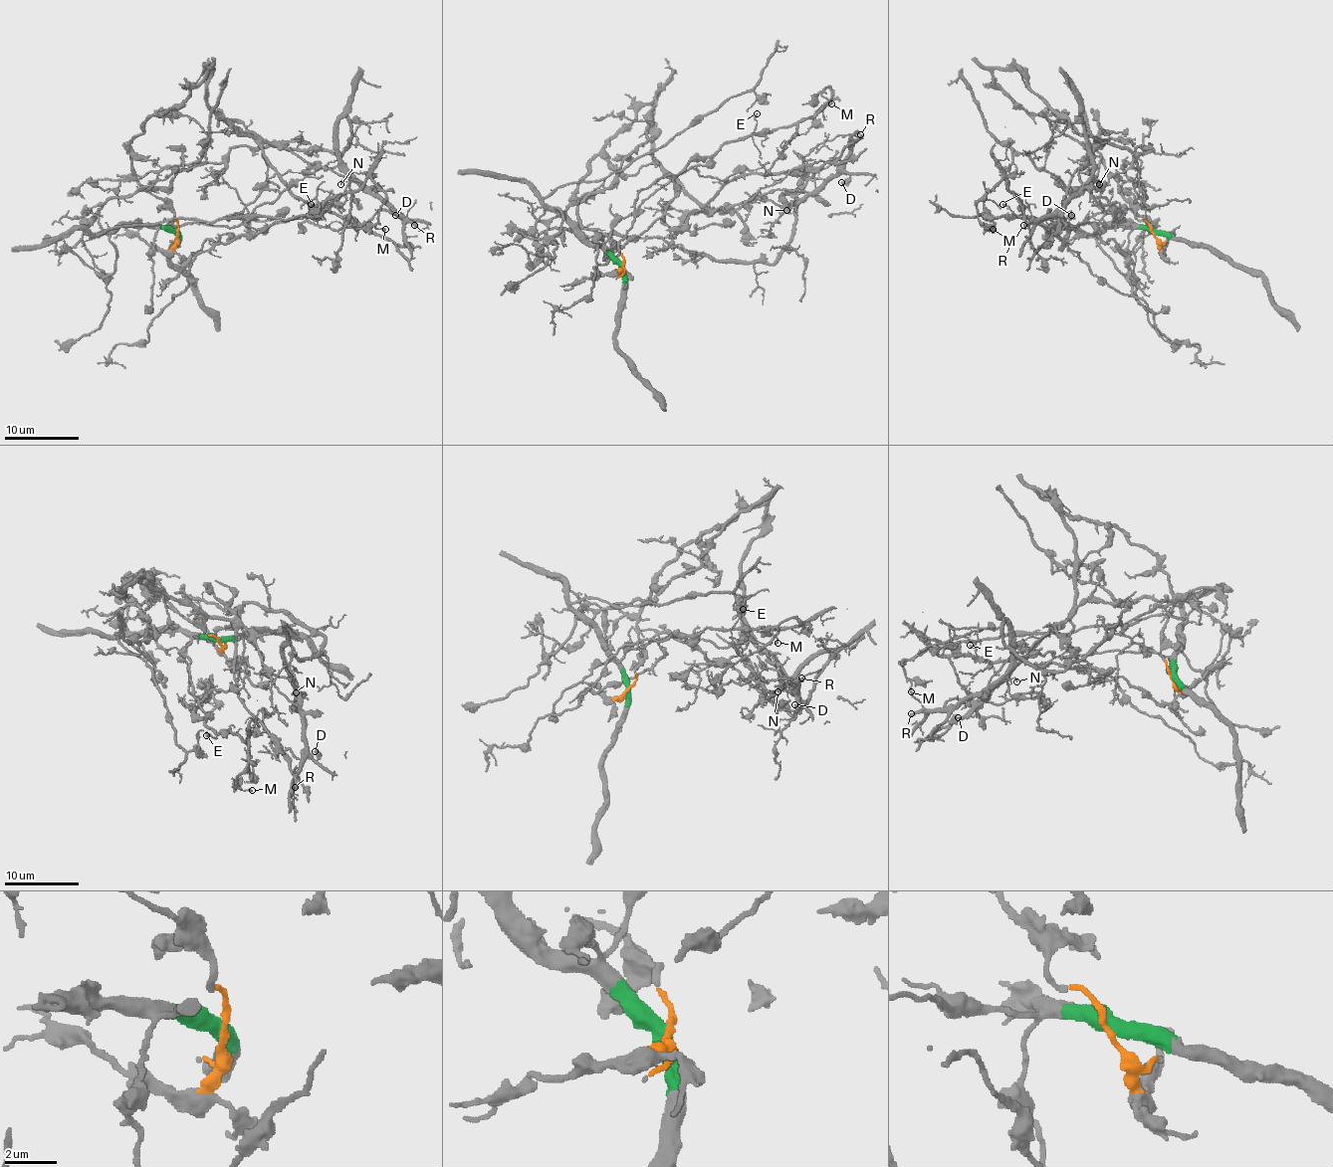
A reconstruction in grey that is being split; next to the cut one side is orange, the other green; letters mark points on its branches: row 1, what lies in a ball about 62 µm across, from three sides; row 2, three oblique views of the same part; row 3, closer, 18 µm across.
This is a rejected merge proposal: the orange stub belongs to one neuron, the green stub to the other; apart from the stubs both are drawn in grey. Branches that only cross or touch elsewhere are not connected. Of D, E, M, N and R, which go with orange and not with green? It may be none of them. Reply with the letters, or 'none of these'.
D, N, R

